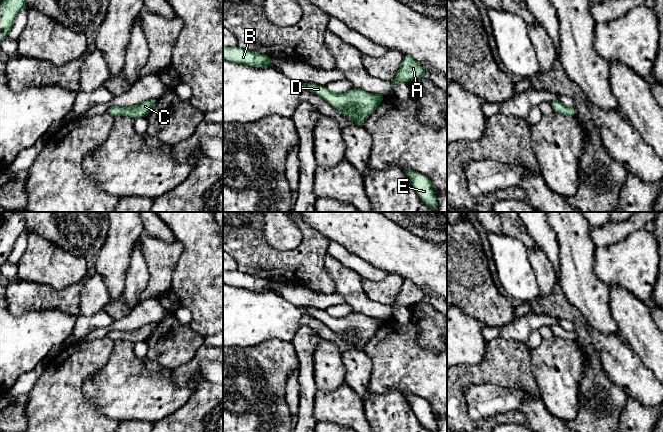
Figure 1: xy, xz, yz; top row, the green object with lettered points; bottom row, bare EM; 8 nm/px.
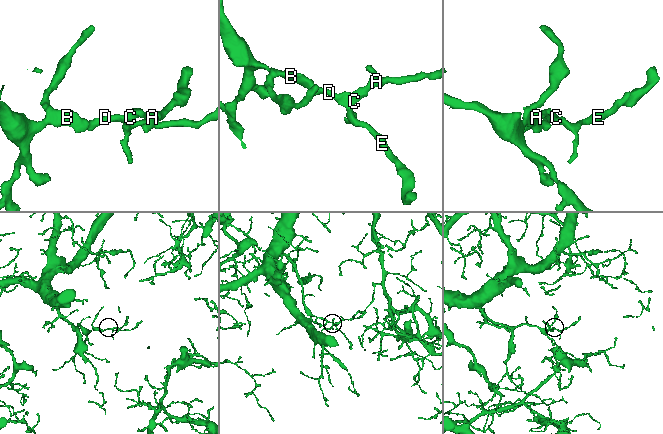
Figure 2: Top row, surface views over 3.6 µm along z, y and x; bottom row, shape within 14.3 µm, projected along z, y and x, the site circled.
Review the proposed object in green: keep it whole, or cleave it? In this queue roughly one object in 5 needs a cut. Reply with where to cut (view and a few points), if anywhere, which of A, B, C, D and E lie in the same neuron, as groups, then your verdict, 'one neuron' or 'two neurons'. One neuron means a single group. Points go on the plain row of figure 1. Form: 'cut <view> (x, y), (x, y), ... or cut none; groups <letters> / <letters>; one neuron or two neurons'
cut none; groups A B C D E; one neuron

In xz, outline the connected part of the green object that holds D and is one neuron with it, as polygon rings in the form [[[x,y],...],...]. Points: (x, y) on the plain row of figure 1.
[[[302,307],[311,317],[320,320],[333,332],[340,334],[342,339],[350,342],[354,348],[364,350],[367,341],[385,323],[385,319],[371,318],[359,313],[351,313],[347,317],[335,318],[330,316],[326,310],[319,310],[313,307]]]

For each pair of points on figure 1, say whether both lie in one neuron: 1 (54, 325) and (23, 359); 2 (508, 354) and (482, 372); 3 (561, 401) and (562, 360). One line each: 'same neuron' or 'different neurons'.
1: same neuron
2: same neuron
3: same neuron

